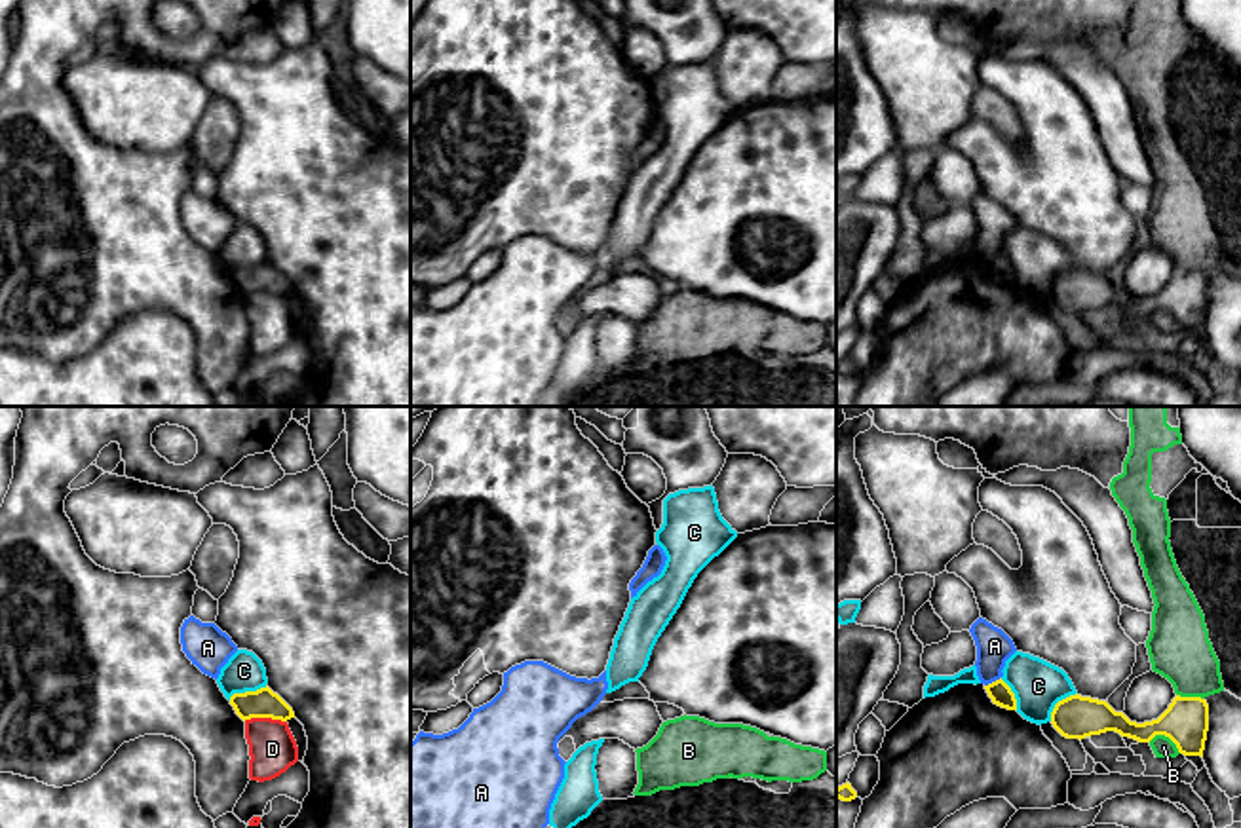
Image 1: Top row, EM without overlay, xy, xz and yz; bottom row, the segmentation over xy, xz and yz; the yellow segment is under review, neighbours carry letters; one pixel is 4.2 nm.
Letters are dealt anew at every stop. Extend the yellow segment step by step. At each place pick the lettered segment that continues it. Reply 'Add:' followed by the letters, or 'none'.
Add: none

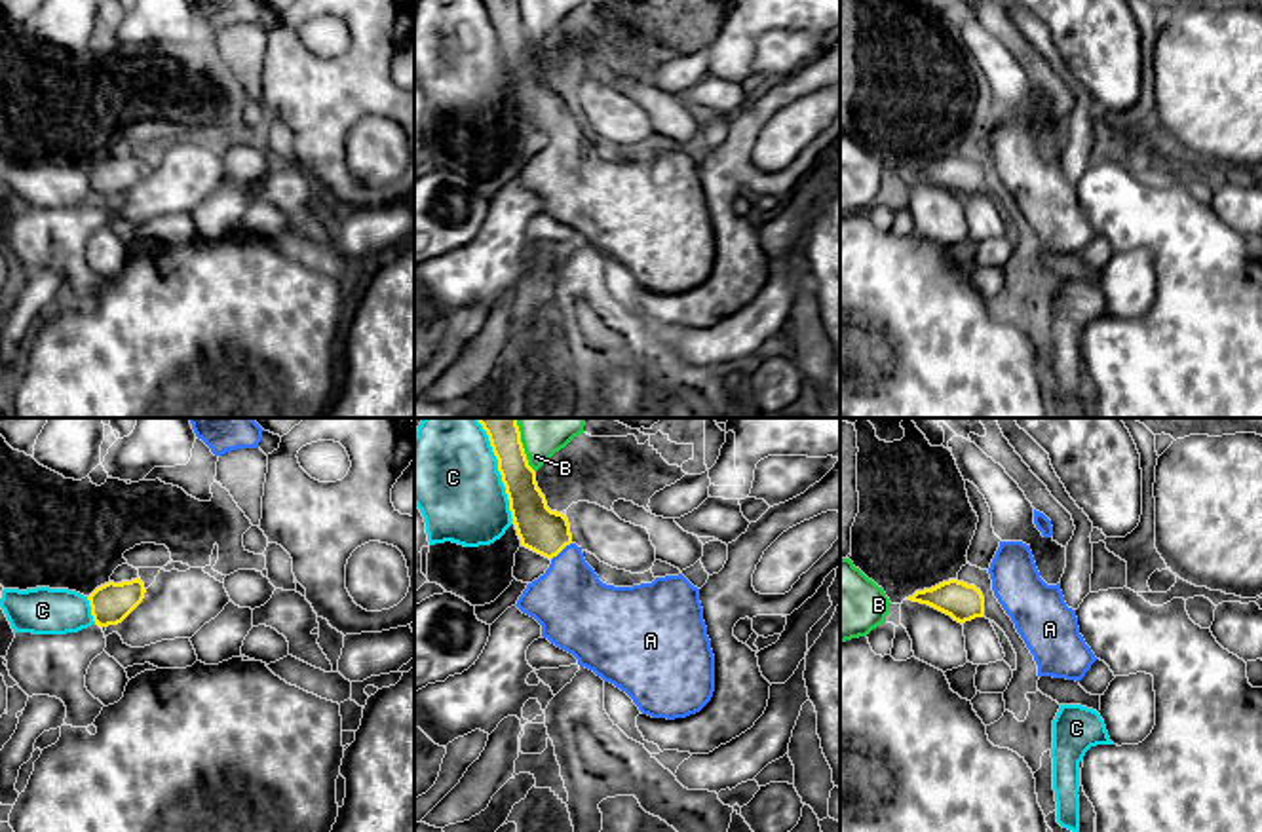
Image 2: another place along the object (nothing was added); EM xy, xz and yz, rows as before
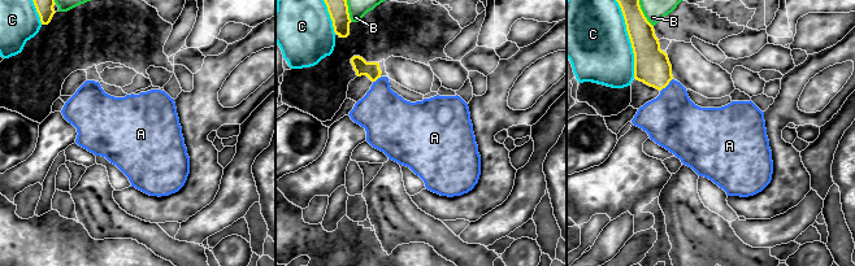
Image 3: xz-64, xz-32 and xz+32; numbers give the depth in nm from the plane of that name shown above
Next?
Add: A

